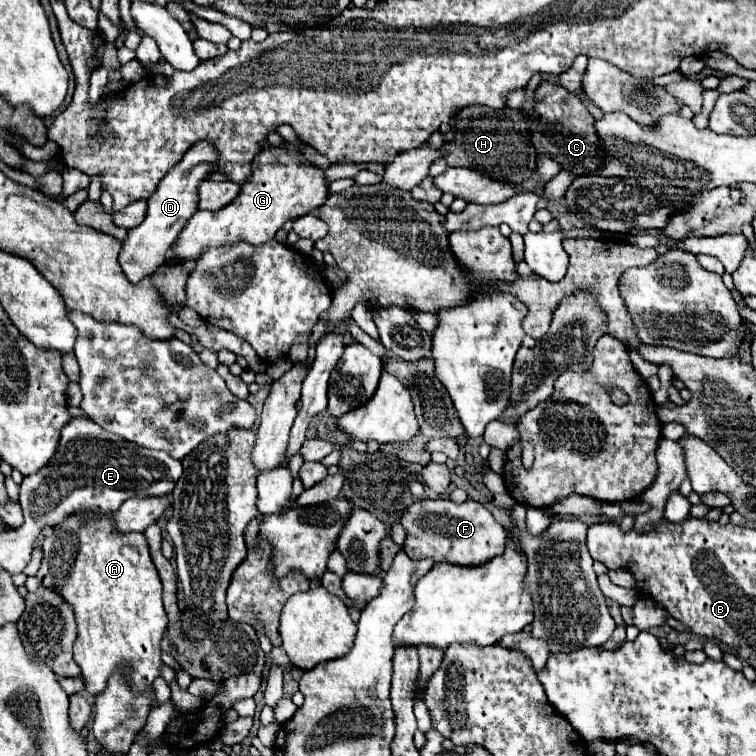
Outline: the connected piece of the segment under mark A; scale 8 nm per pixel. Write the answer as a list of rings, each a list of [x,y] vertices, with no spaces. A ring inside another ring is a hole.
[[[86,512],[72,514],[54,526],[54,534],[42,542],[44,558],[38,570],[38,580],[58,590],[72,606],[78,622],[78,638],[74,642],[74,660],[82,668],[82,678],[90,694],[100,694],[106,688],[106,680],[116,670],[118,662],[126,660],[132,666],[132,690],[142,692],[152,688],[152,680],[160,676],[160,640],[168,628],[168,618],[162,606],[162,584],[156,566],[148,552],[148,542],[144,534],[118,534],[110,514]]]

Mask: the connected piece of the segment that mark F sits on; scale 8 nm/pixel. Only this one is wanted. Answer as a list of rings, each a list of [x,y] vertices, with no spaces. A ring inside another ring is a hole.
[[[424,498],[414,502],[400,516],[400,524],[406,530],[404,552],[414,558],[432,558],[438,562],[450,562],[460,566],[478,566],[494,556],[500,556],[508,542],[508,532],[494,520],[494,516],[474,500],[466,500],[464,504],[454,504],[448,498]]]

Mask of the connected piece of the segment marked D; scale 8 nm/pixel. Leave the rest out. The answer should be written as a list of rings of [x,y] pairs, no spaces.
[[[202,140],[196,142],[186,152],[182,162],[176,164],[166,174],[166,178],[162,178],[162,182],[158,184],[158,190],[148,198],[148,212],[146,212],[144,222],[128,232],[130,236],[126,238],[122,252],[120,252],[120,266],[130,282],[138,284],[142,278],[150,276],[164,262],[174,238],[178,238],[178,234],[182,232],[182,228],[186,226],[186,222],[192,218],[192,214],[198,208],[200,182],[206,180],[212,172],[216,172],[214,166],[210,166],[214,158],[218,158],[218,152],[214,150],[214,146]]]

